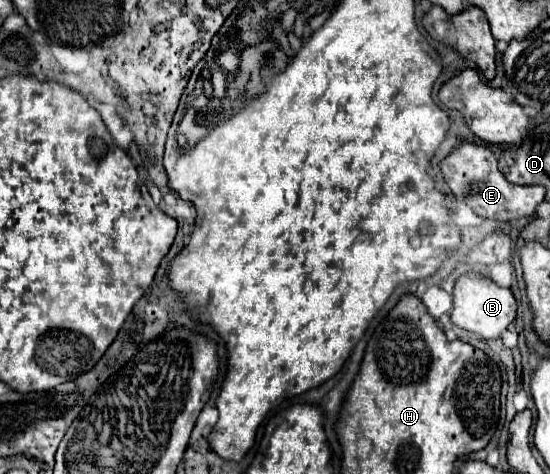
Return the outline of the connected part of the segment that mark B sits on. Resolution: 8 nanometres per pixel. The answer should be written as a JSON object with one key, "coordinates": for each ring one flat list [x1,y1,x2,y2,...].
{"coordinates":[[469,271,455,281,451,321,457,327,467,329,483,339,497,339,515,321,515,317,517,317,517,301,511,289,499,287,495,281,475,271]]}

